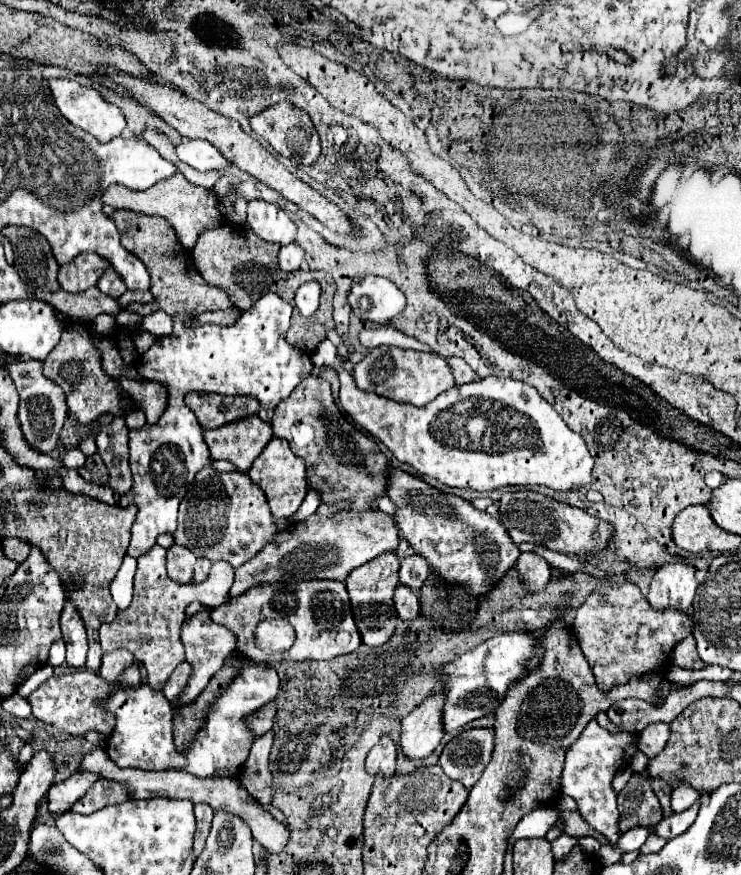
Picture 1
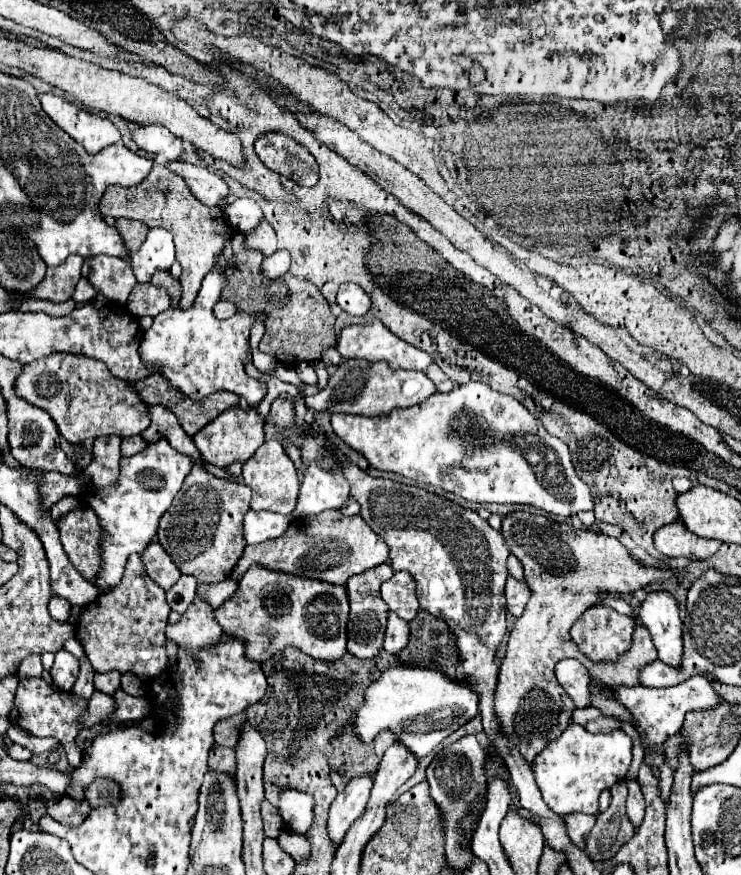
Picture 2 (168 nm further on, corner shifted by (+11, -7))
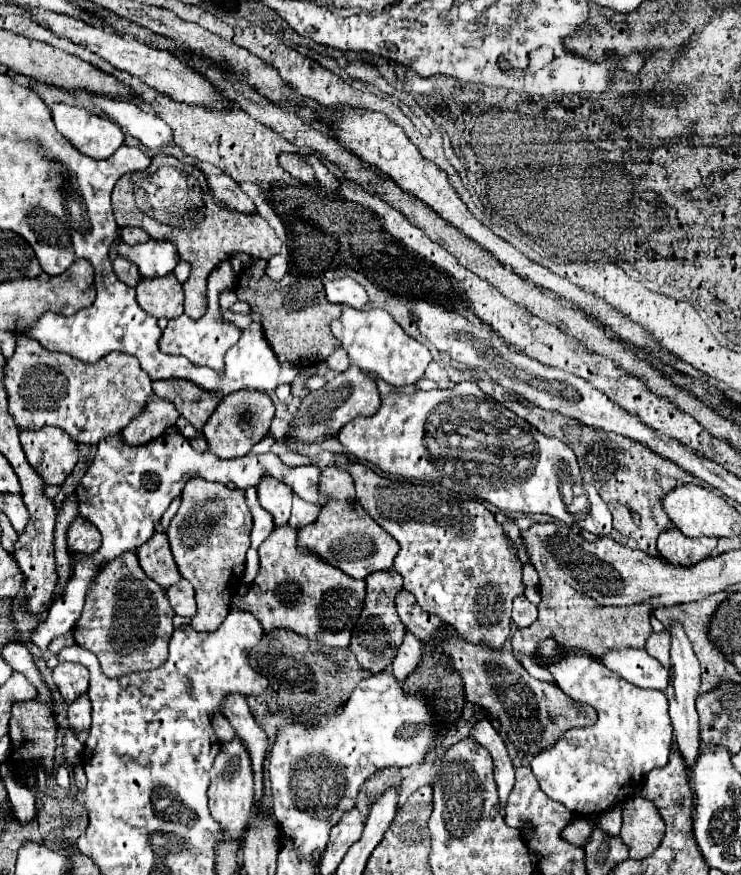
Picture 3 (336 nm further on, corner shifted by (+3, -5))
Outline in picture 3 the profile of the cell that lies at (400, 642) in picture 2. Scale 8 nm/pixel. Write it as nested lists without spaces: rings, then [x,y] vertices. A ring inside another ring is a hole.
[[[405,632],[405,638],[403,638],[401,646],[397,648],[397,656],[391,664],[393,676],[397,676],[397,680],[403,682],[407,678],[407,674],[413,672],[413,668],[419,664],[419,660],[421,660],[421,642],[415,634]]]

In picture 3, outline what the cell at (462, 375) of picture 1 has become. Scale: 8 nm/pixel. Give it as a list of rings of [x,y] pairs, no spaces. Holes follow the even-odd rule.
[[[431,362],[425,370],[425,378],[431,378],[439,384],[439,388],[449,388],[449,376],[441,366],[435,366],[435,362]]]

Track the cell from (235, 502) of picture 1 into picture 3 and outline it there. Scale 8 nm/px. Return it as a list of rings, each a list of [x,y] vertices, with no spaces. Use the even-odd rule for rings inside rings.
[[[203,478],[185,484],[181,506],[167,528],[167,536],[181,576],[195,588],[197,614],[189,624],[193,630],[213,632],[227,618],[229,600],[243,580],[249,532],[251,512],[245,504],[245,490],[229,490],[223,484],[207,482]]]

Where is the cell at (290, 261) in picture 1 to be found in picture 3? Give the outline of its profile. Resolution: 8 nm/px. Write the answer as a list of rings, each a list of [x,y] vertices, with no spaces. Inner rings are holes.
[[[277,254],[277,256],[273,256],[267,262],[267,268],[265,268],[265,272],[267,272],[267,276],[271,280],[281,280],[287,274],[287,270],[289,270],[289,254]]]

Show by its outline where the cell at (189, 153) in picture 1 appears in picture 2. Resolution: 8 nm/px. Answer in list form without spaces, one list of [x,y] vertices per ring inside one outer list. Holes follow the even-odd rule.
[[[127,122],[131,132],[133,132],[133,140],[139,146],[139,150],[145,150],[147,154],[163,154],[169,160],[175,160],[181,154],[181,140],[171,134],[165,126],[159,124],[135,124],[135,122]]]

